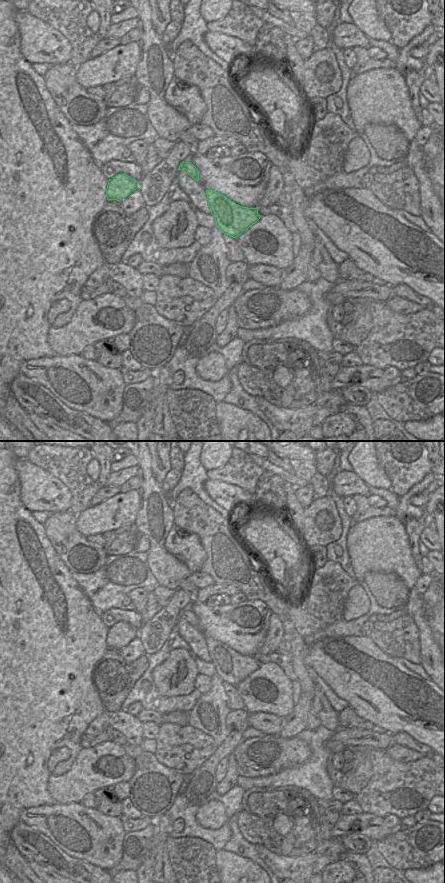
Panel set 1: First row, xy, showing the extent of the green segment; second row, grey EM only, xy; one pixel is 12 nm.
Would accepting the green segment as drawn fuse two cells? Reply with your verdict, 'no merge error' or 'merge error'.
merge error

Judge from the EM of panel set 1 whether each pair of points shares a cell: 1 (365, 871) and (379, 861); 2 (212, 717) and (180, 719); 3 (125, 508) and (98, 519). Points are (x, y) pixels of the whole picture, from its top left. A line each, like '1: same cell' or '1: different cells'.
1: different cells
2: different cells
3: same cell

